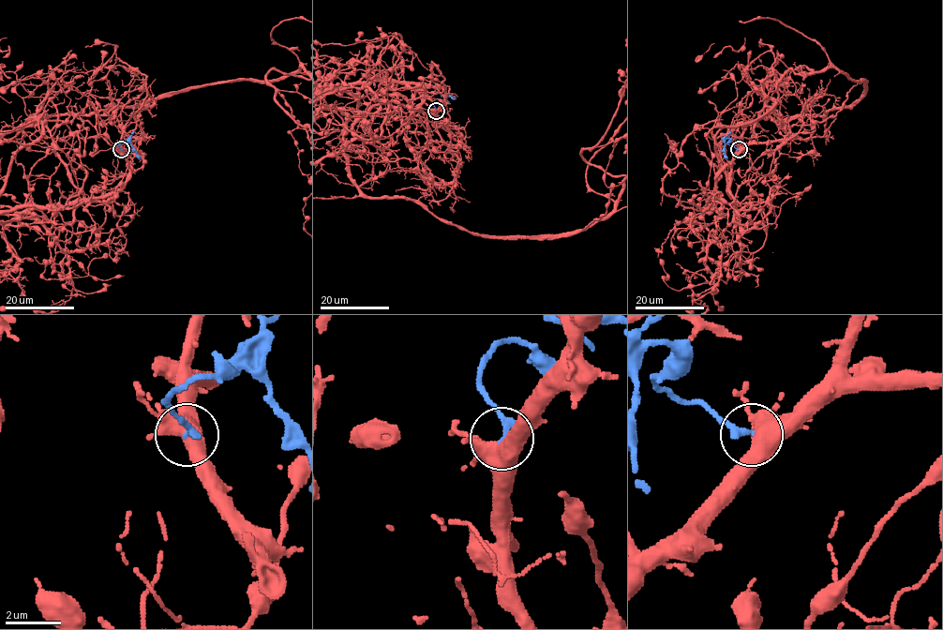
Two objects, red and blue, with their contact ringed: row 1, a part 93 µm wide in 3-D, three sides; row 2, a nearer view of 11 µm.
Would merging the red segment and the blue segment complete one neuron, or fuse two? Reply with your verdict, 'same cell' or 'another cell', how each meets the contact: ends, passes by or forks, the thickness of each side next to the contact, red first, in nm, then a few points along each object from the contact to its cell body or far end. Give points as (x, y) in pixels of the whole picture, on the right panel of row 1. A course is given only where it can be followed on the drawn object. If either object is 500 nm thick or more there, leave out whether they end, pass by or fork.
another cell | 500/240 nm | blue via (739, 149), (729, 145), (727, 138), (725, 145), (727, 157)

